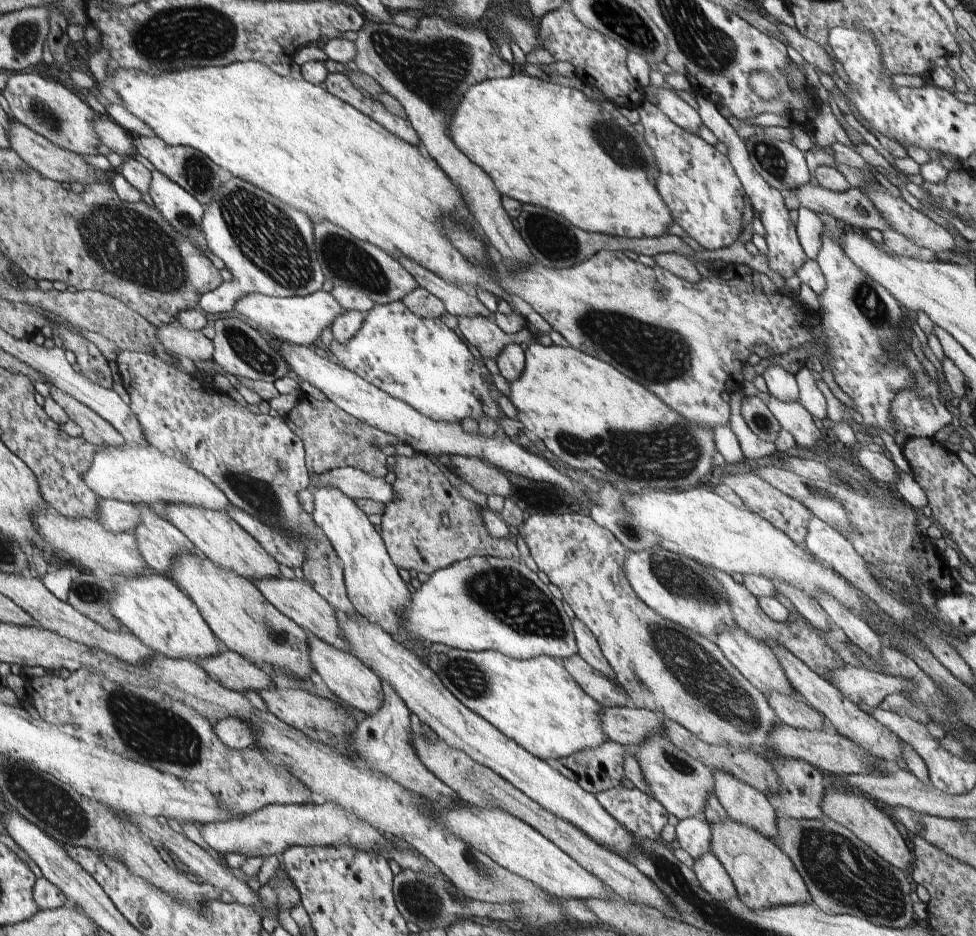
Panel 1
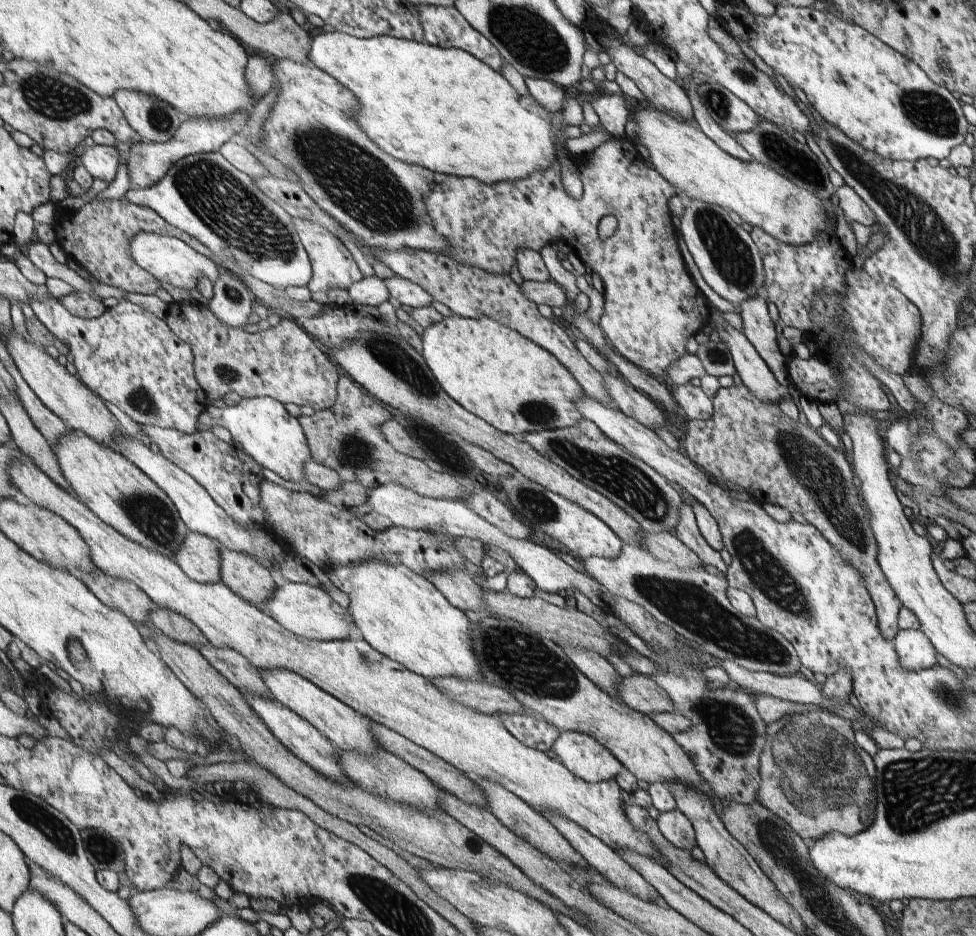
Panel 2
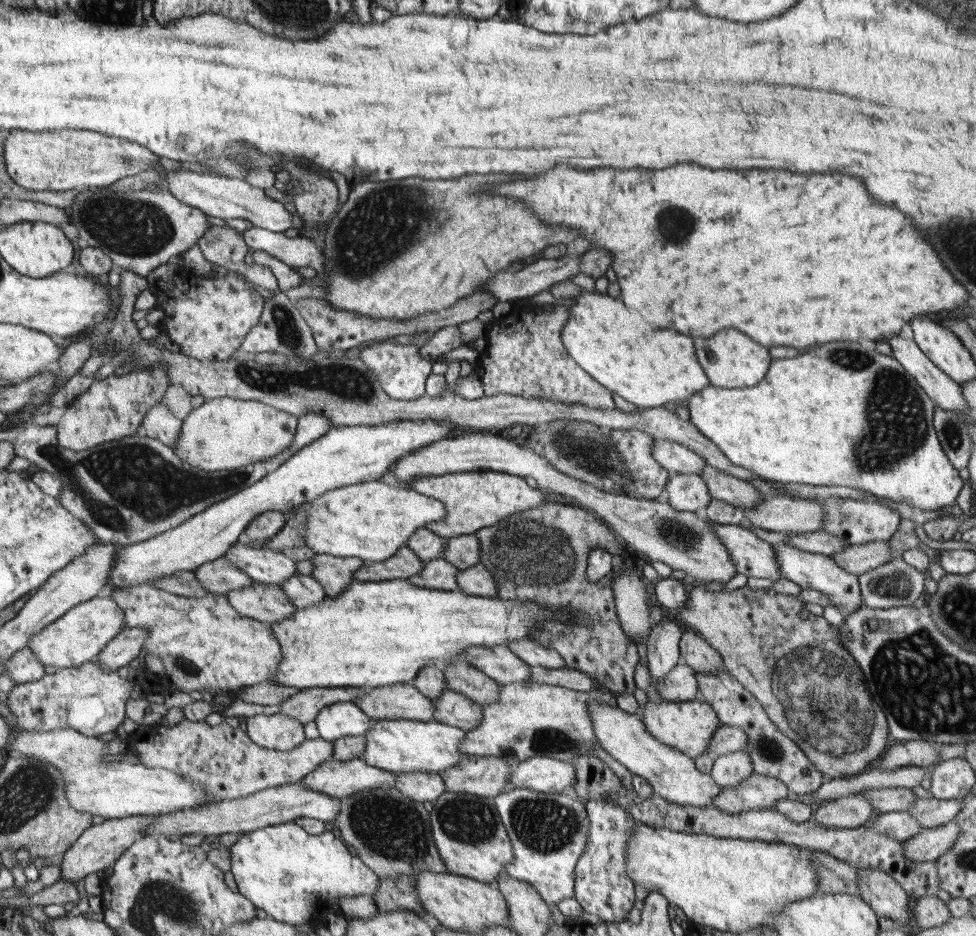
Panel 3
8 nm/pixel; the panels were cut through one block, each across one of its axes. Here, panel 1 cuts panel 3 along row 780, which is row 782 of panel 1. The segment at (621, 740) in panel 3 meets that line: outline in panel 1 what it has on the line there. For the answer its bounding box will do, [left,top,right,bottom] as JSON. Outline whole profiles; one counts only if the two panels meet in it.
[633,736,713,820]

